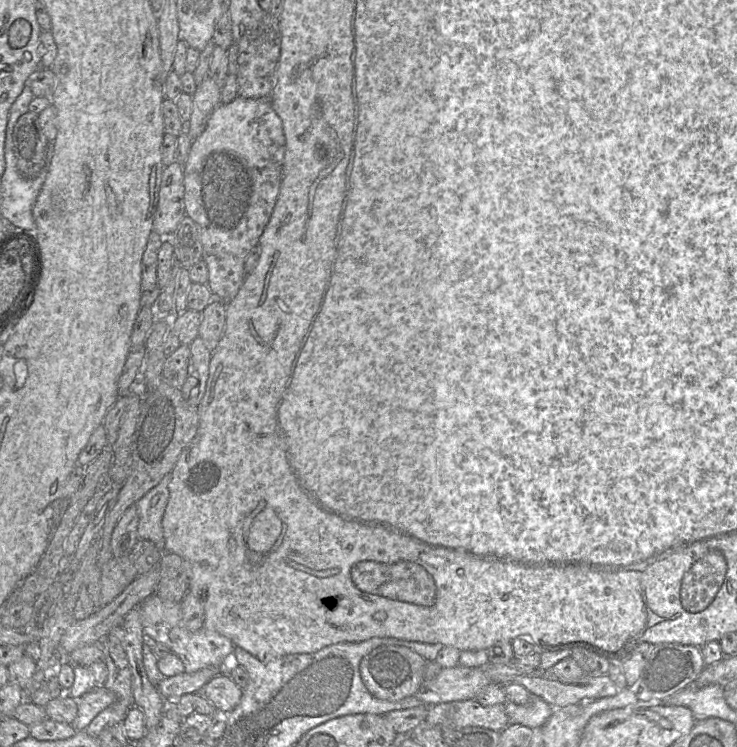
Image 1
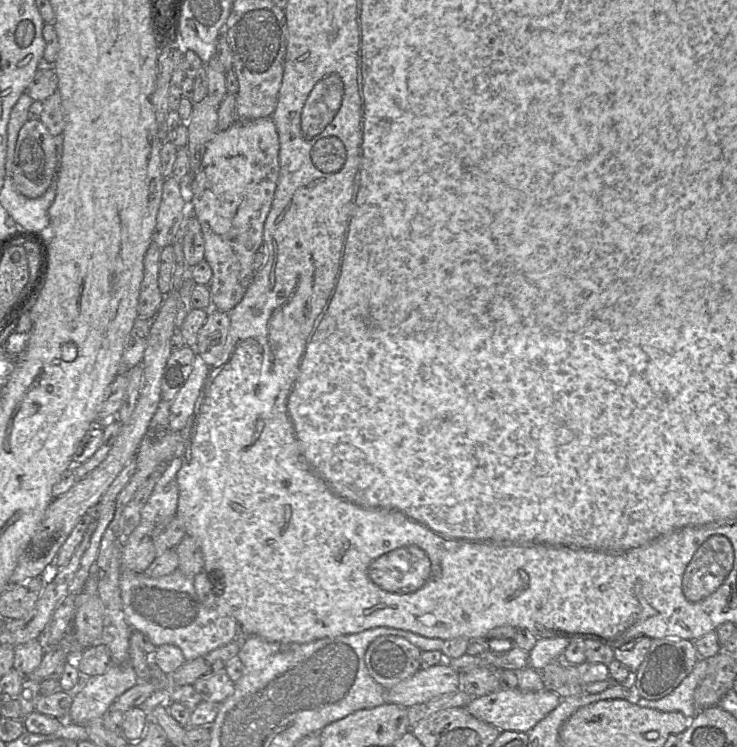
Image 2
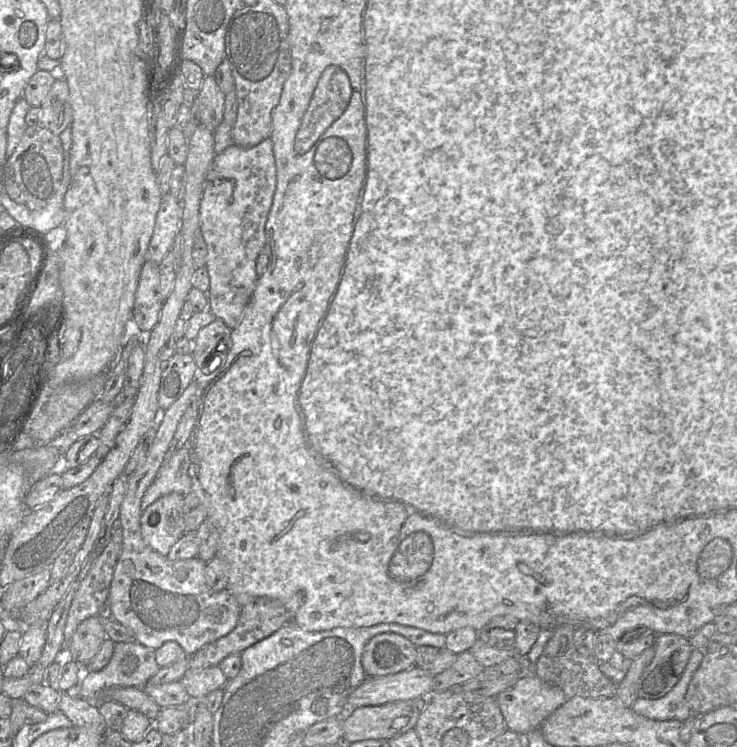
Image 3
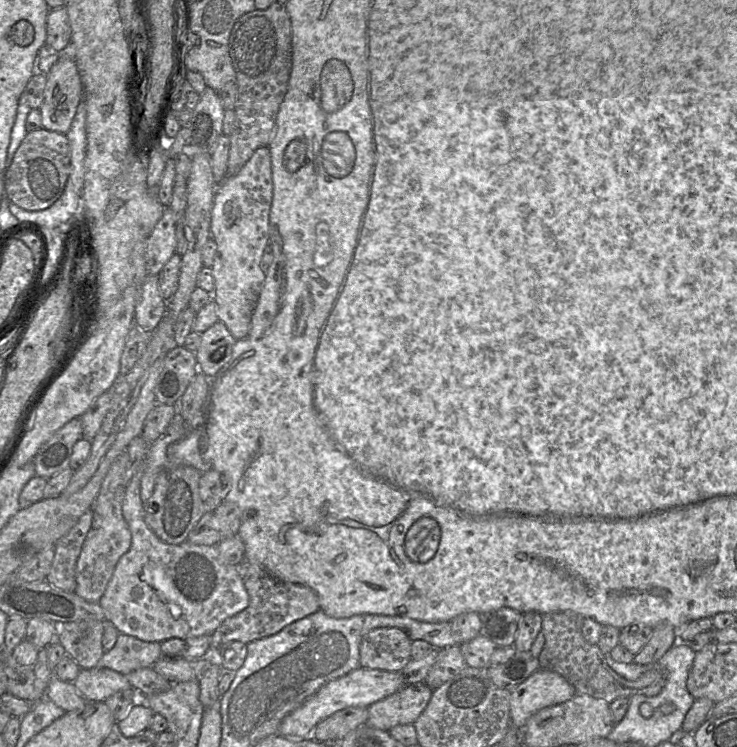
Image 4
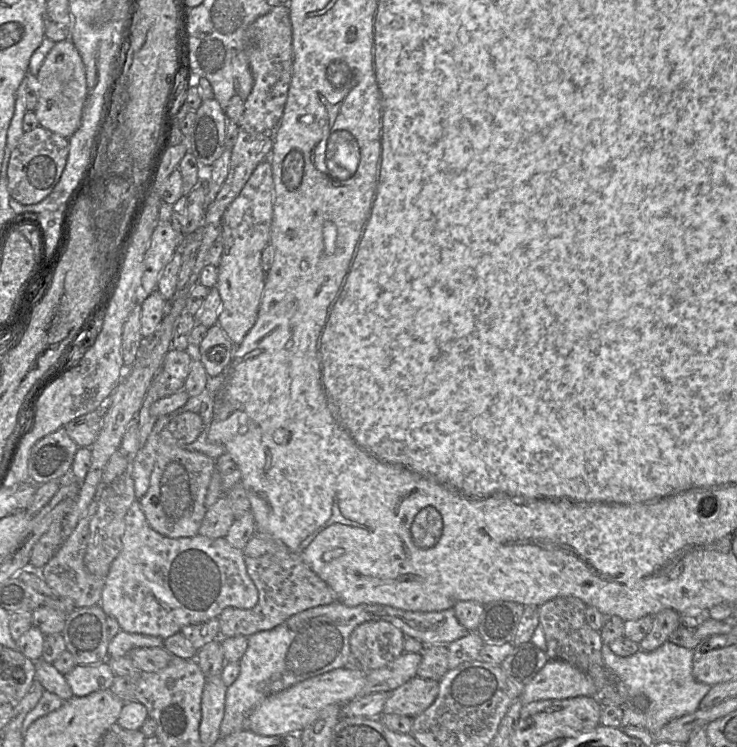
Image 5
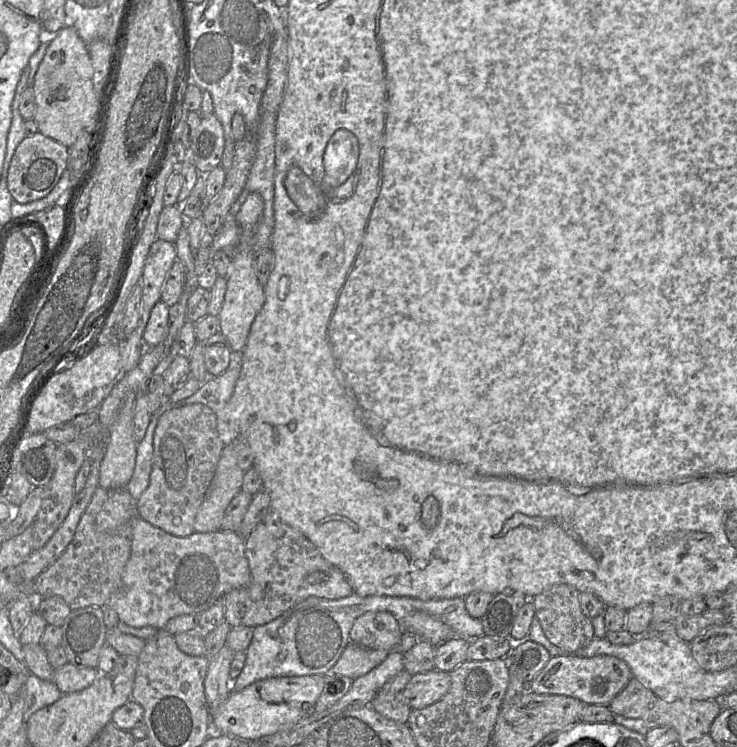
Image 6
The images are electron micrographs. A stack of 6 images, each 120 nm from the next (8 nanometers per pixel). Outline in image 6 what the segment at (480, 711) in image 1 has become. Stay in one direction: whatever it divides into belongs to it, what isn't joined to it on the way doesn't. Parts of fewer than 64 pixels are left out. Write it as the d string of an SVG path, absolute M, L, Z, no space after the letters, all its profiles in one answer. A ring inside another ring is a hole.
M576 654L552 656L544 668L528 684L528 690L536 694L566 695L585 704L609 706L633 677L629 665L614 656L583 657Z

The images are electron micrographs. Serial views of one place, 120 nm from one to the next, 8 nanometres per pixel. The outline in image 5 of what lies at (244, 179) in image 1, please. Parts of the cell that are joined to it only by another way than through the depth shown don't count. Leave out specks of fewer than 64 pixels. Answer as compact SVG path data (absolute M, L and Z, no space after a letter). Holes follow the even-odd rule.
M266 157L254 169L239 195L227 207L221 218L218 239L223 244L223 252L217 268L218 278L215 286L222 303L217 324L235 346L242 342L257 319L266 275L261 267L261 255L270 240L273 200L272 166L270 158Z

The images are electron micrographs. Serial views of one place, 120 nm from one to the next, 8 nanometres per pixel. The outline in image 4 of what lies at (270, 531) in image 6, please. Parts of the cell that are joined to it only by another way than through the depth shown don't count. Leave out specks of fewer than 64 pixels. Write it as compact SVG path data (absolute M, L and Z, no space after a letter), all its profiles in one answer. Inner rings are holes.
M243 561L241 575L249 595L249 605L227 618L211 636L211 654L233 641L249 644L274 635L285 626L320 610L316 593L307 586L283 582L267 574L261 567Z

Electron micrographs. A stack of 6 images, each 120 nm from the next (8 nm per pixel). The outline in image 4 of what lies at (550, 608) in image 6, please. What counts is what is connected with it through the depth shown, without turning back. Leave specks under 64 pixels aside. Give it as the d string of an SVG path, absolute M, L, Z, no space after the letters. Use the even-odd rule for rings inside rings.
M558 611L542 615L542 631L545 636L538 656L539 669L547 669L562 675L579 694L587 694L608 703L619 697L636 694L656 696L666 683L666 674L656 663L636 680L627 680L612 670L605 654L597 644L588 643L581 632L584 617L573 611Z

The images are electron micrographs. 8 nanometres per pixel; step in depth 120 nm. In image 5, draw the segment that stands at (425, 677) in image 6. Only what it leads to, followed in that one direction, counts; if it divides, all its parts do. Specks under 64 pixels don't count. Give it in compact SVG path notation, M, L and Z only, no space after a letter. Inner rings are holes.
M415 676L389 692L382 713L415 718L433 704L438 692L439 681Z

